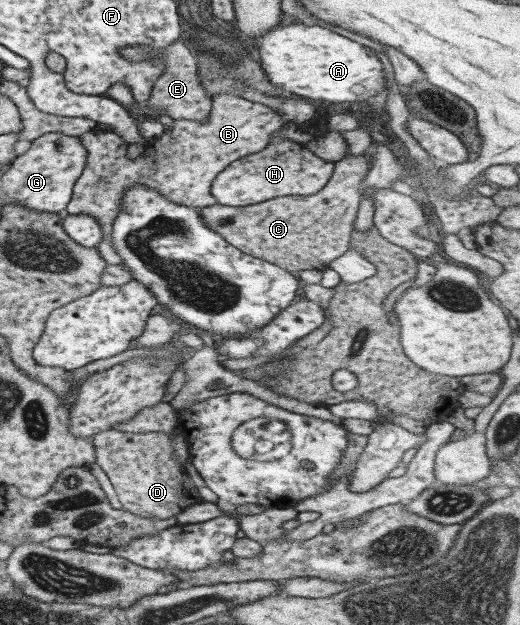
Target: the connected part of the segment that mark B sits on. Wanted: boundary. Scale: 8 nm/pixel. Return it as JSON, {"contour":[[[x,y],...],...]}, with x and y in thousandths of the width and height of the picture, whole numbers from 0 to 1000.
{"contour":[[[419,150],[406,155],[404,181],[394,190],[394,197],[383,197],[367,192],[331,192],[325,208],[313,208],[313,213],[296,226],[279,235],[279,242],[265,251],[248,254],[240,251],[240,237],[244,234],[237,222],[215,210],[194,211],[163,211],[156,218],[148,218],[154,230],[165,240],[165,258],[162,270],[154,275],[152,285],[138,298],[138,309],[133,323],[127,330],[129,342],[169,342],[188,352],[192,366],[196,368],[196,382],[188,392],[192,411],[204,424],[227,424],[233,421],[229,410],[221,406],[212,386],[213,357],[221,349],[223,339],[231,331],[231,320],[238,304],[252,296],[275,296],[288,302],[298,302],[308,312],[321,315],[327,322],[362,331],[394,333],[410,330],[415,325],[413,317],[406,314],[404,294],[419,275],[425,275],[442,259],[487,246],[488,243],[504,242],[529,211],[537,211],[540,219],[556,224],[565,224],[575,229],[585,229],[590,240],[596,240],[606,250],[629,259],[642,261],[656,256],[669,243],[669,230],[654,219],[650,211],[635,216],[596,222],[594,213],[579,206],[577,198],[548,200],[537,182],[525,179],[517,171],[502,165],[467,158],[456,150]]]}

